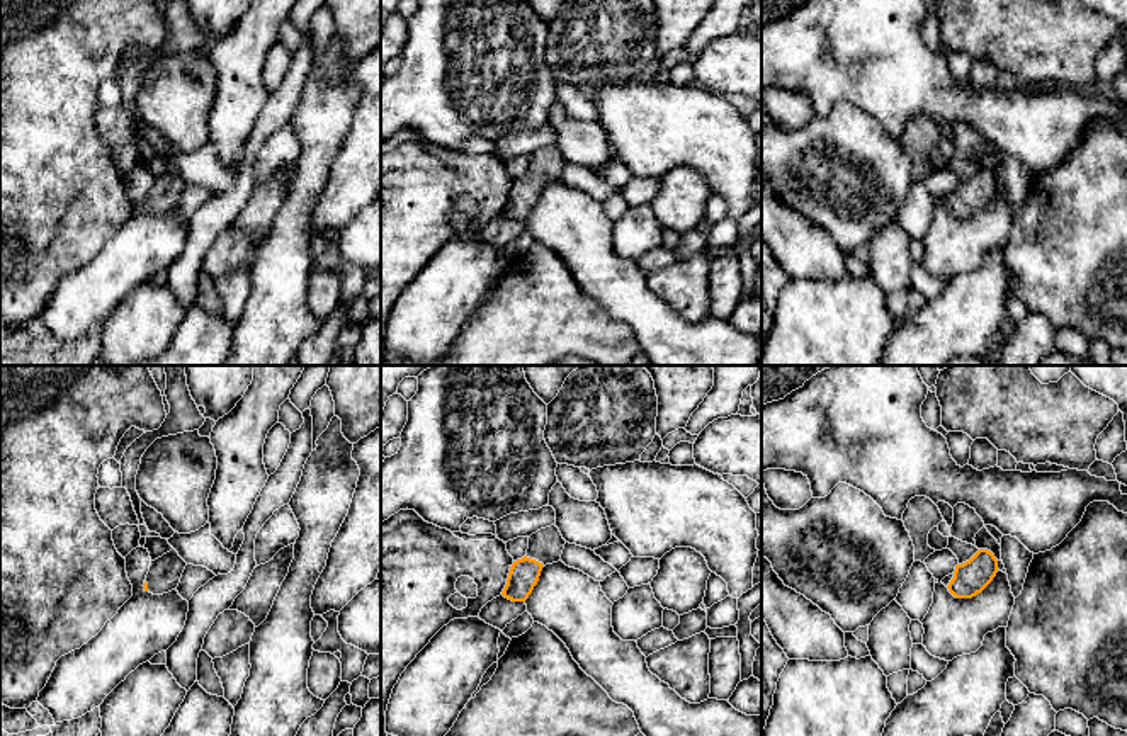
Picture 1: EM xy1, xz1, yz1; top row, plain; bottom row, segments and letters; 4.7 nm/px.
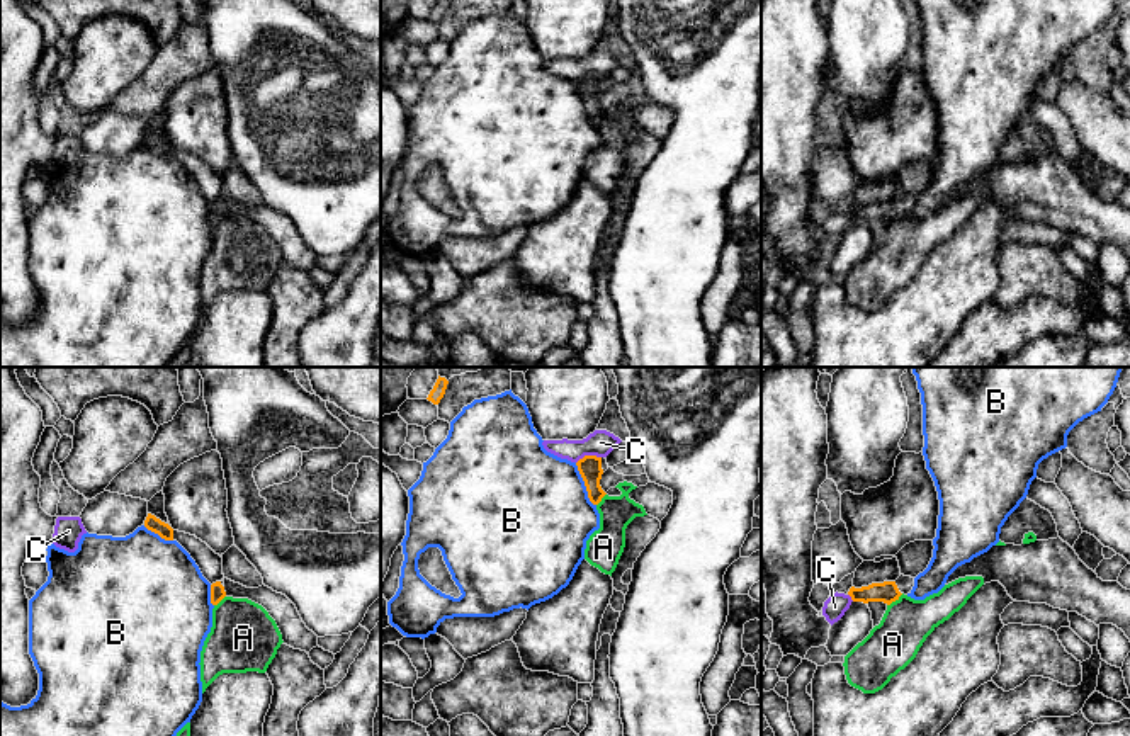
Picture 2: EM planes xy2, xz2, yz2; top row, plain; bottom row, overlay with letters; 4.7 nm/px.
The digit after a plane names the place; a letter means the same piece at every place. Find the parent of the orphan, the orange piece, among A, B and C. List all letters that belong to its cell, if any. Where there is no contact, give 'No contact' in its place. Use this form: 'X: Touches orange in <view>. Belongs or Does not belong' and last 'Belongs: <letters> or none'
A: Touches orange in yz2. Does not belong
B: Touches orange in xz2. Does not belong
C: Touches orange in xz2. Does not belong
Belongs: none

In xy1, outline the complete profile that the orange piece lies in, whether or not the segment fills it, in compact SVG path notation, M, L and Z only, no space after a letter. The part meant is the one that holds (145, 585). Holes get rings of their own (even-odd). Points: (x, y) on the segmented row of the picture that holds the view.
M175 549L151 561L150 571L144 580L144 592L163 595L177 590L187 563Z

